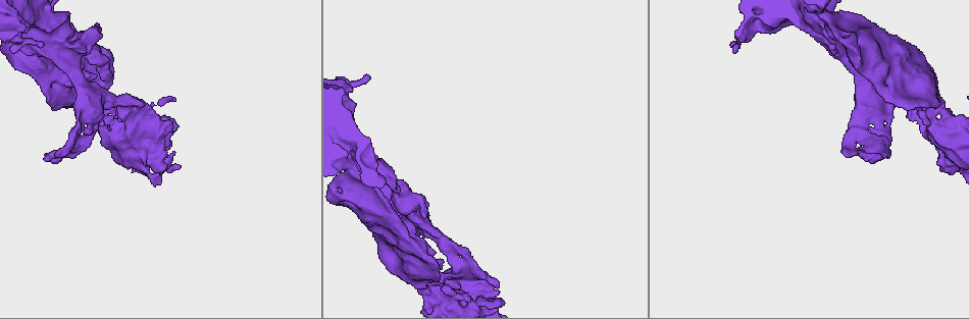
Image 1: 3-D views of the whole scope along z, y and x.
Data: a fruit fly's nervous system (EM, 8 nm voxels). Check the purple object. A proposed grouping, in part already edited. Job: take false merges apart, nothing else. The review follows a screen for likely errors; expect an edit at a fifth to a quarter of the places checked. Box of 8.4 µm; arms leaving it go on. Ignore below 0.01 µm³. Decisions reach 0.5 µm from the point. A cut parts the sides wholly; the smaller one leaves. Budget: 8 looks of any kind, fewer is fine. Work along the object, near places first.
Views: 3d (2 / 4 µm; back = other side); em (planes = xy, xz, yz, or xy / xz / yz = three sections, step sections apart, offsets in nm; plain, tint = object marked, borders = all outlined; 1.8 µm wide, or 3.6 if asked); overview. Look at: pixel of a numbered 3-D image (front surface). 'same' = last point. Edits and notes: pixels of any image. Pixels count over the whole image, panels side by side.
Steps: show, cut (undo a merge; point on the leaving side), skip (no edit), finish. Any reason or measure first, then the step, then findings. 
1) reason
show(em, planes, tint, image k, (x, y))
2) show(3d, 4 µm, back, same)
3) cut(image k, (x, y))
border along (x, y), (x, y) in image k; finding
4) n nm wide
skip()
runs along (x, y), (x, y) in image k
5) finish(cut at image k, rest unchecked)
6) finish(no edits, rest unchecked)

sudden change in width
show(em, planes, tint, image 1, (37, 33))

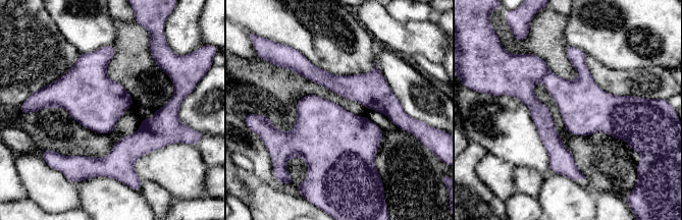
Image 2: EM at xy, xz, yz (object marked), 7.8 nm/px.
skip()
one neuron here

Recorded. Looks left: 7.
show(em, 3.6 µm, xy, step 16, tint, image 1, (18, 23))

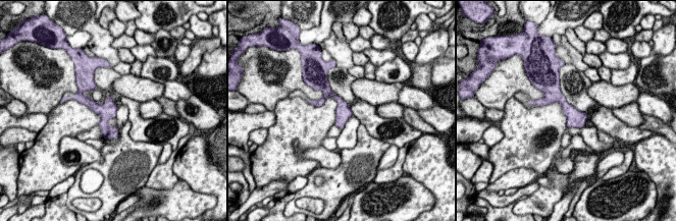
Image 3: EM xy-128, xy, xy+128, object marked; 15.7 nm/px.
skip()
one neuron here

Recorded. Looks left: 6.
touches itself
show(em, planes, tint, image 1, (877, 154))

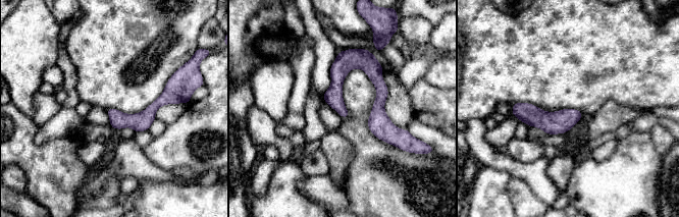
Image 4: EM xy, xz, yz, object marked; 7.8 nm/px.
140 nm wide
skip()
all the same neuron

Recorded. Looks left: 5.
show(em, planes, tint, image 1, (419, 280))

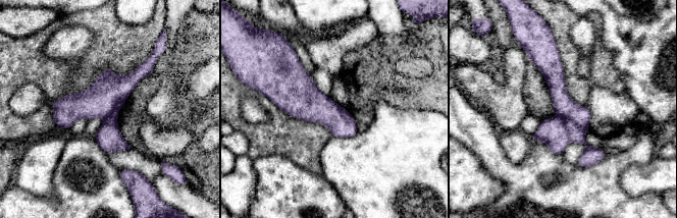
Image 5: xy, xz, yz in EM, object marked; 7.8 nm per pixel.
skip()
all the same neuron

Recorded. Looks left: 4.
finish(no edits, rest unchecked)

